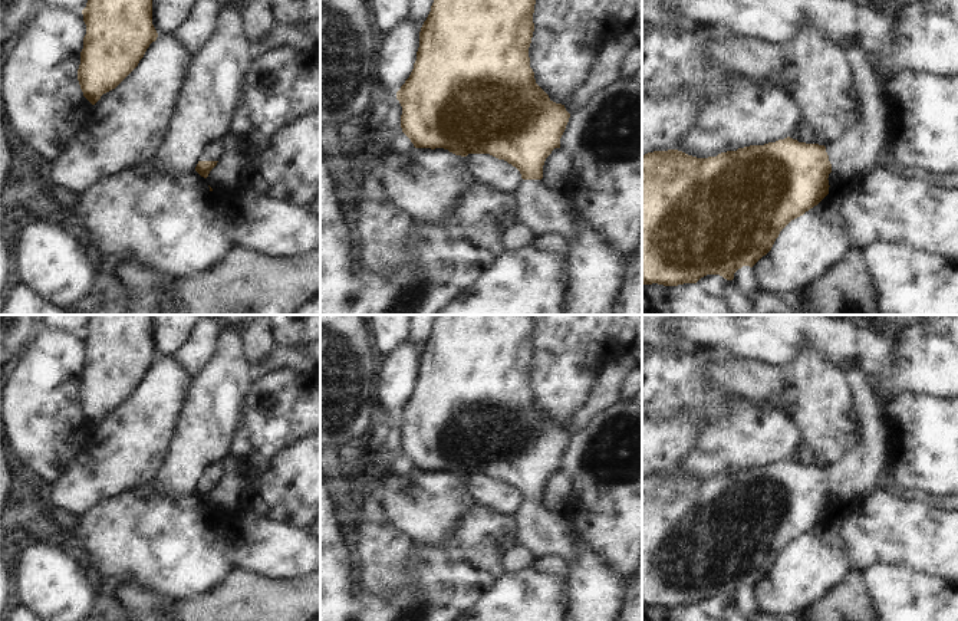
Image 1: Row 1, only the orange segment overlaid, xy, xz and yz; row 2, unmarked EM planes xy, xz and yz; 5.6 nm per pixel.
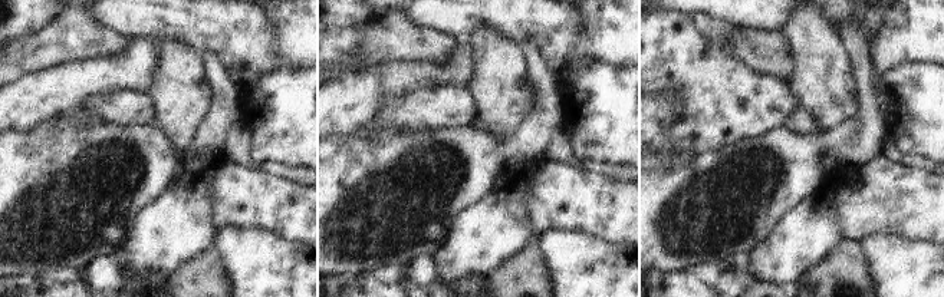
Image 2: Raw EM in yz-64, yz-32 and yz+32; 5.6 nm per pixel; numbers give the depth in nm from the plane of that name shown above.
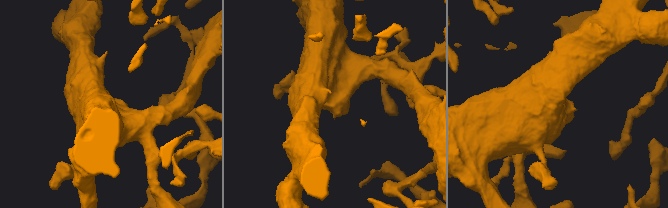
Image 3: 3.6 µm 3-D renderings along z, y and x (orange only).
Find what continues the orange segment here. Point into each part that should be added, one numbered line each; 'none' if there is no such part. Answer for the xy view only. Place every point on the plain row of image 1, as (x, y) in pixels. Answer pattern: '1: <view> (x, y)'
1: xy (213, 473)

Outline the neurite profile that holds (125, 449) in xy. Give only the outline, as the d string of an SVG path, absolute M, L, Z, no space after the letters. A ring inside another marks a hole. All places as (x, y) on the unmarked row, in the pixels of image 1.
M158 356L138 388L92 427L82 453L52 484L50 502L60 520L151 482L191 382L172 358Z

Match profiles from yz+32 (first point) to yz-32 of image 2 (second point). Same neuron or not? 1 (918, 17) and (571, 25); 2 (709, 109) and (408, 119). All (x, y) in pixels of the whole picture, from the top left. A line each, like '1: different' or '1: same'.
1: different
2: same

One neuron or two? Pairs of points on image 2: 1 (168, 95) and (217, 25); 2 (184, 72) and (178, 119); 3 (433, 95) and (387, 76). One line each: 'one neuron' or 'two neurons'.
1: two neurons
2: one neuron
3: two neurons

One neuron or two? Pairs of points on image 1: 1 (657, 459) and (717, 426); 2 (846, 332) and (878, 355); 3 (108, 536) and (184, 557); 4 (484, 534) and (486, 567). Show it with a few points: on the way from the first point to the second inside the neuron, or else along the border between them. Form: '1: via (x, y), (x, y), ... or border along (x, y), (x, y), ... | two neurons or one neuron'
1: border along (691, 410), (697, 416), (695, 443), (674, 466) | two neurons
2: via (853, 339), (871, 351) | one neuron
3: via (127, 536), (135, 536), (148, 548), (165, 548) | one neuron
4: via (484, 542), (484, 558) | one neuron

